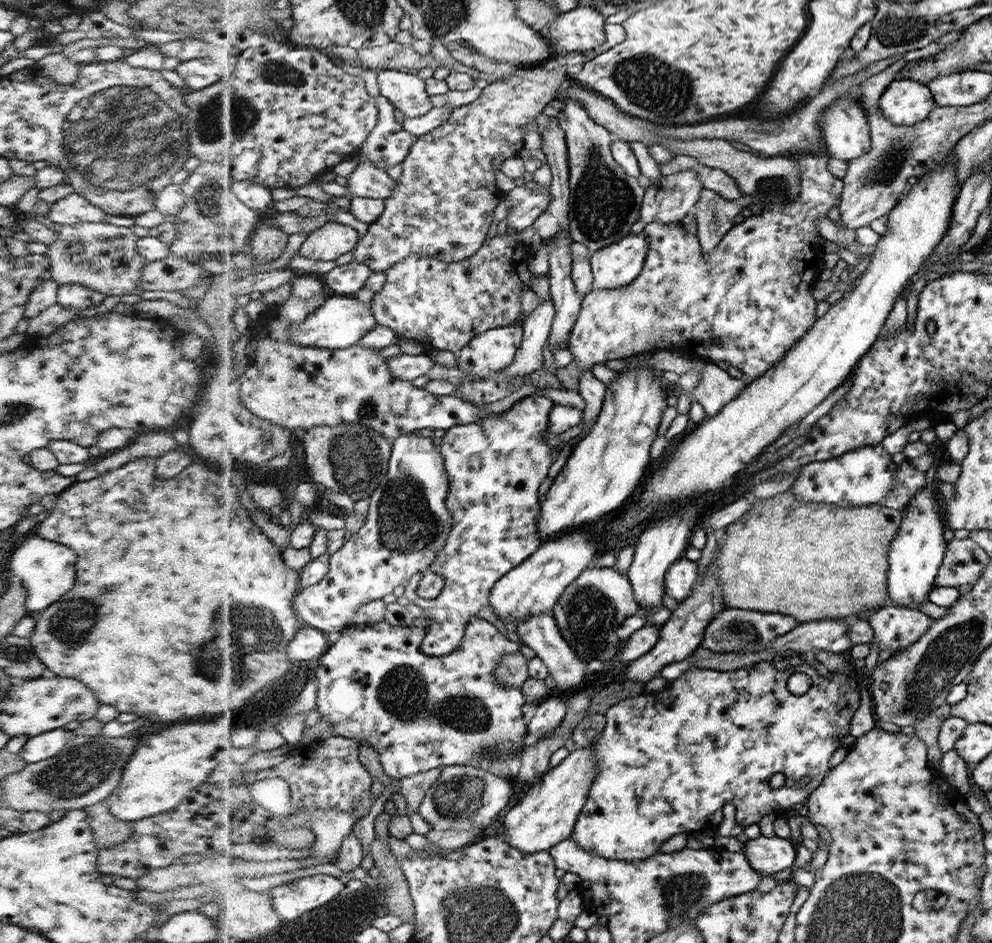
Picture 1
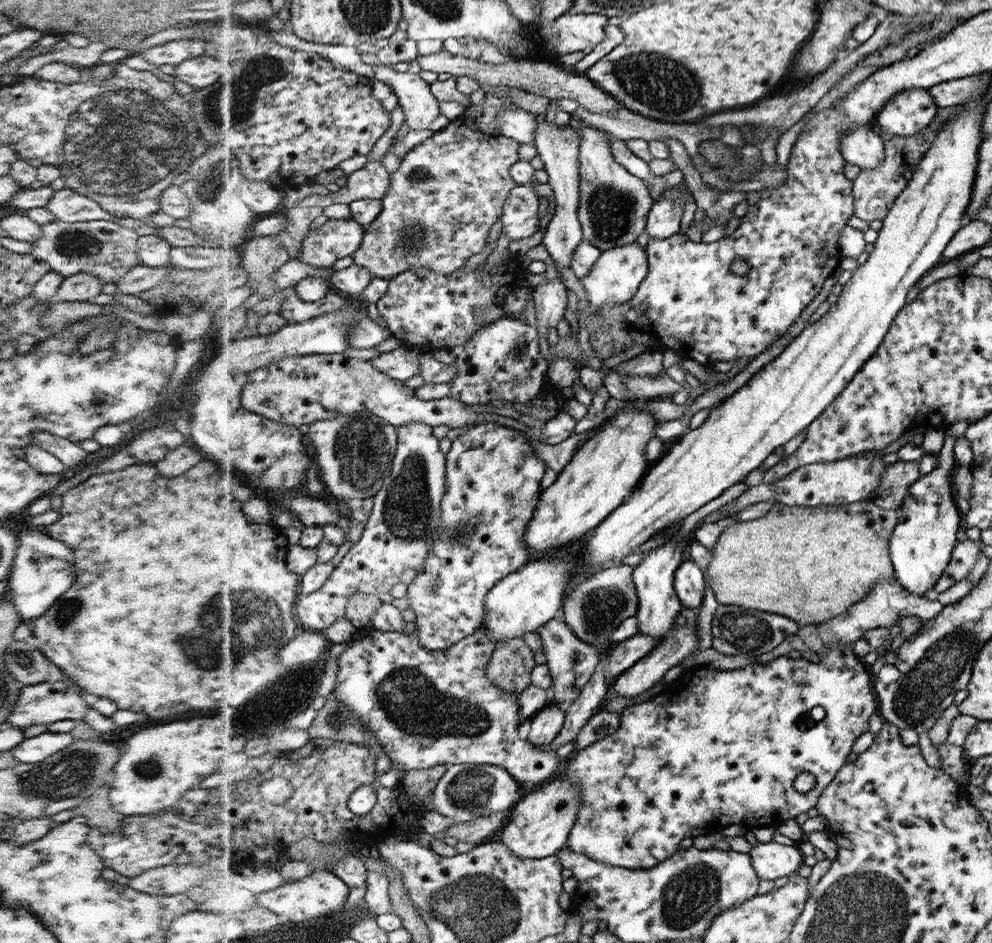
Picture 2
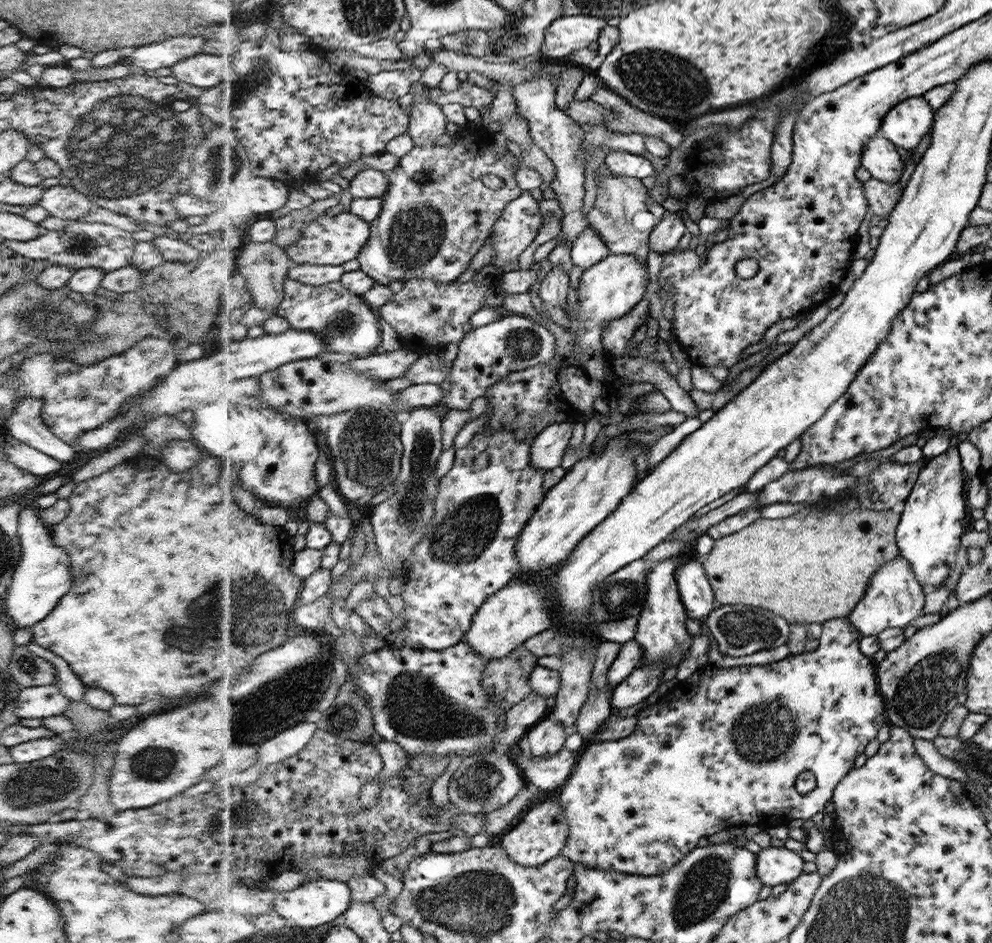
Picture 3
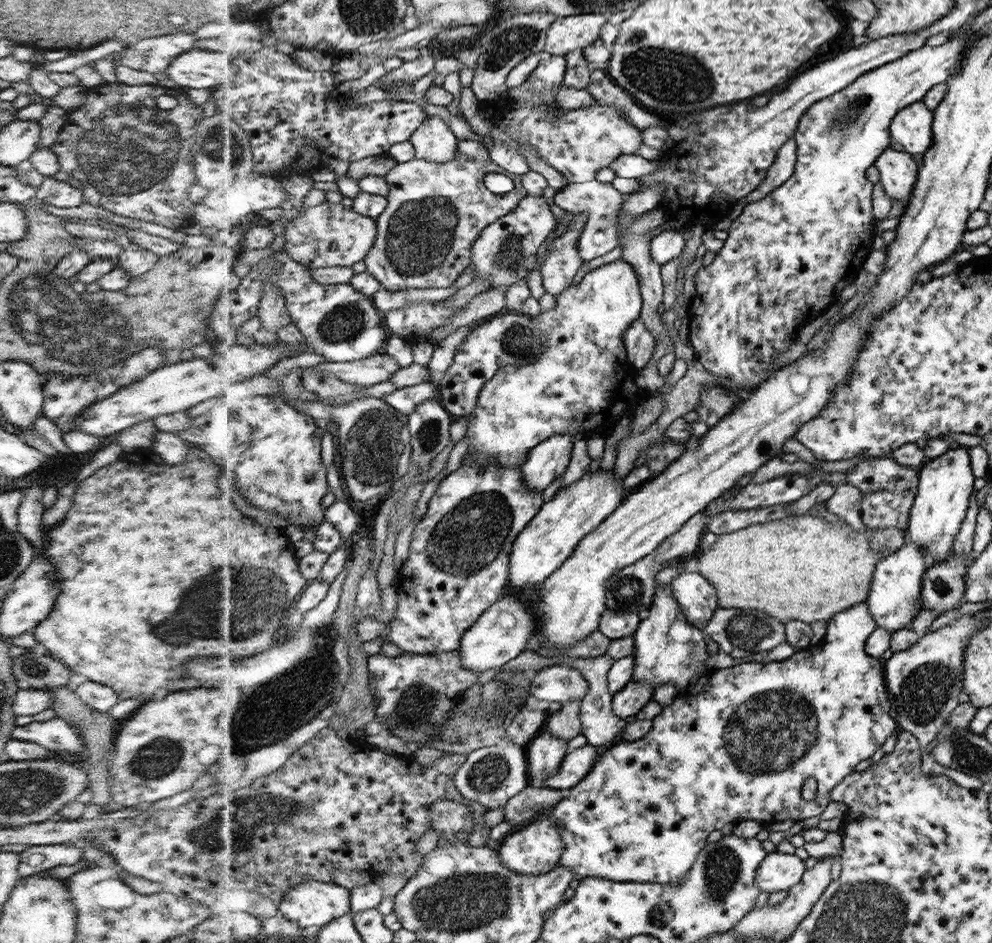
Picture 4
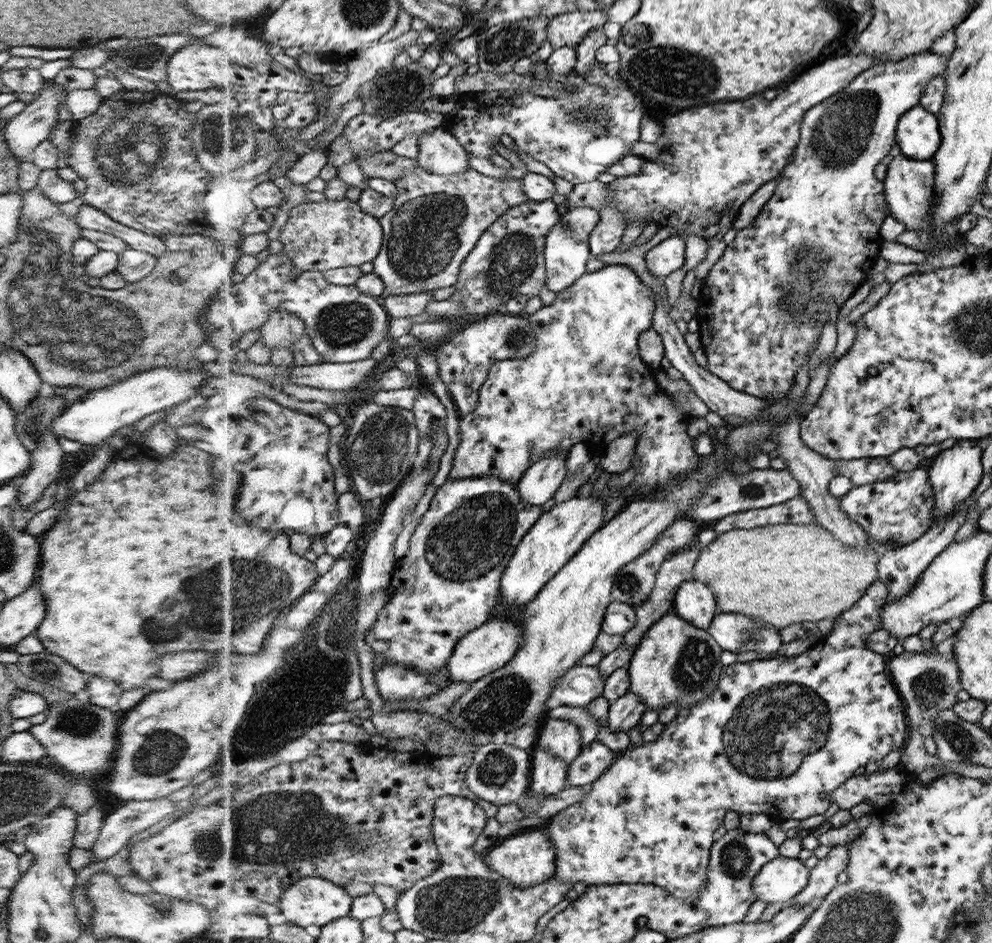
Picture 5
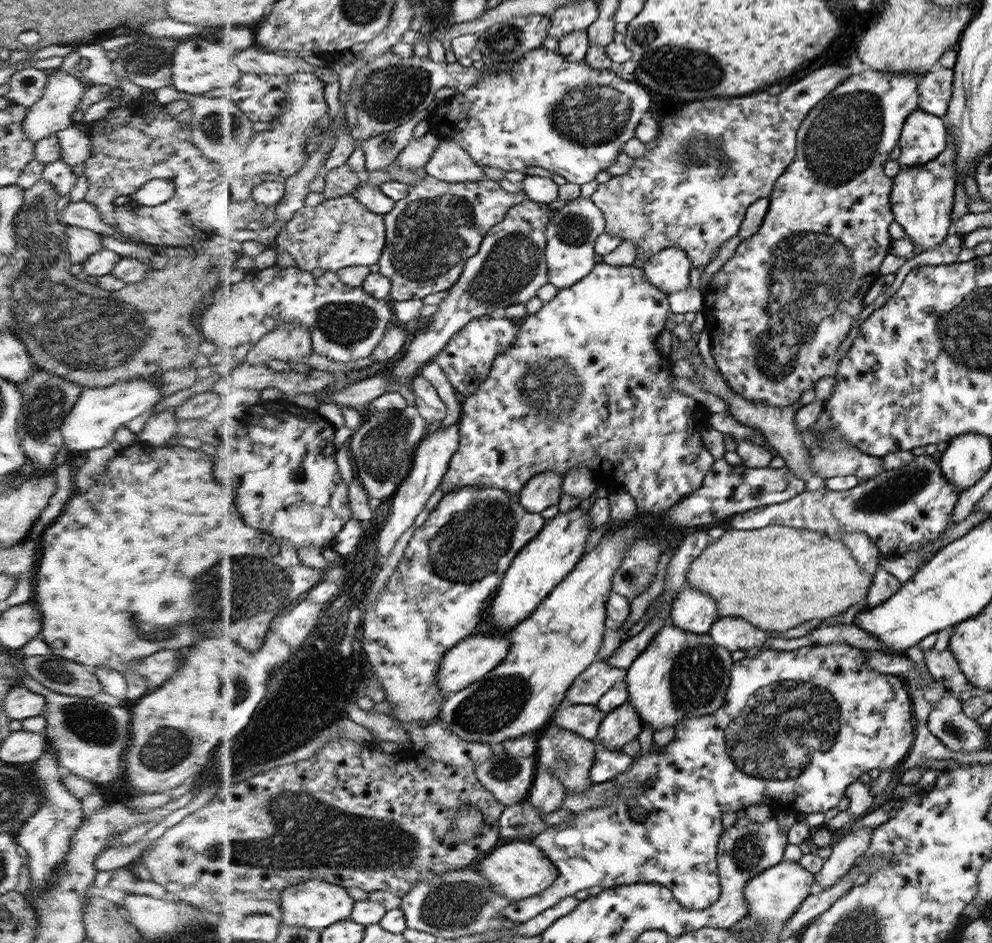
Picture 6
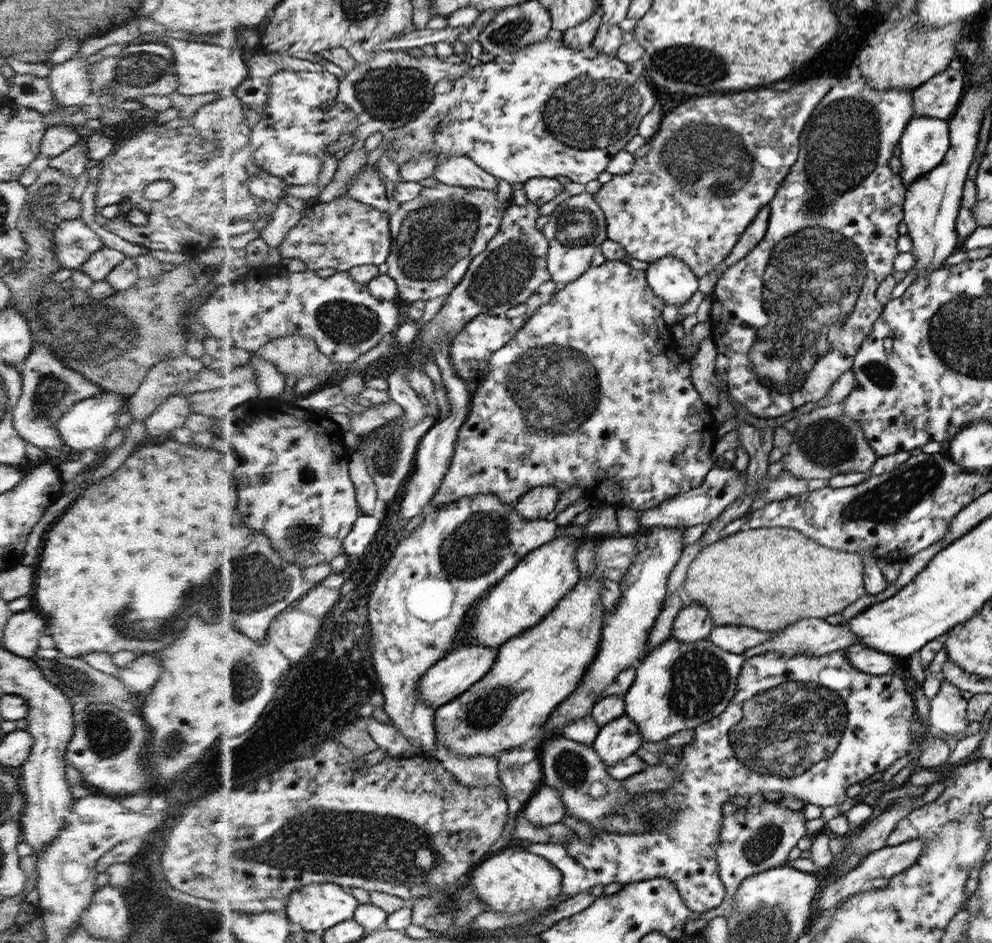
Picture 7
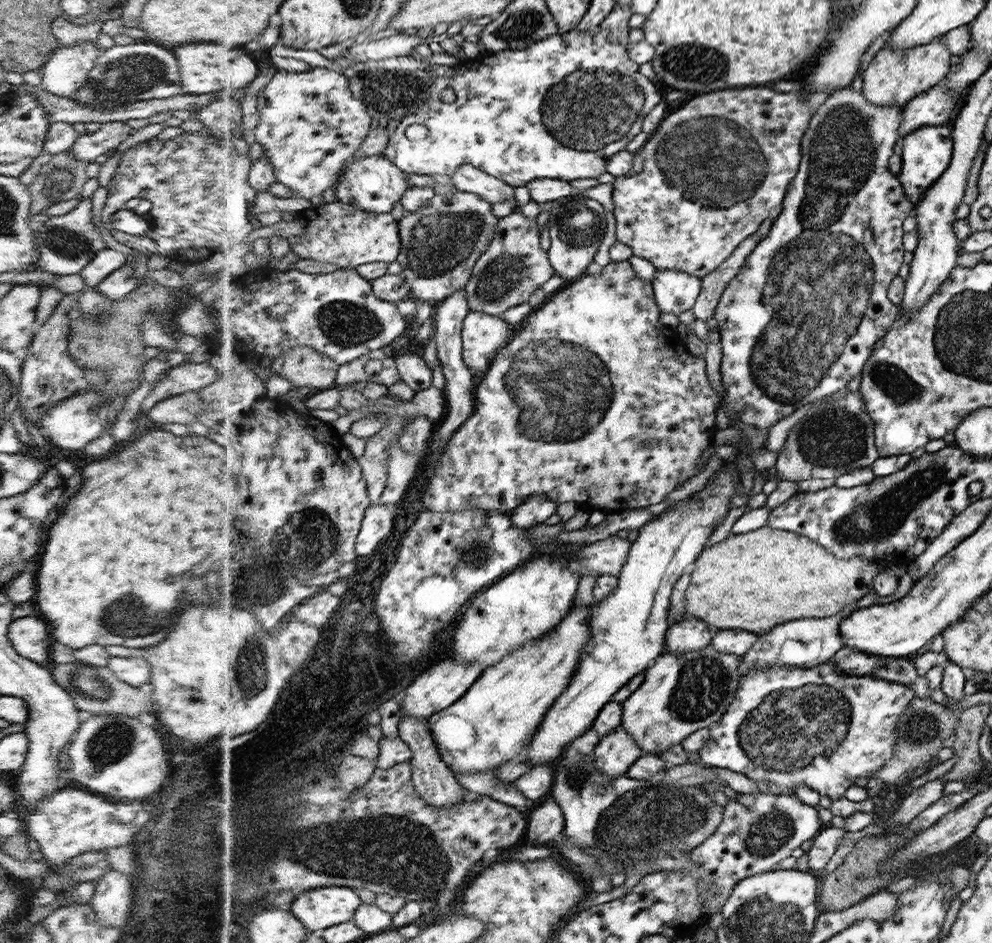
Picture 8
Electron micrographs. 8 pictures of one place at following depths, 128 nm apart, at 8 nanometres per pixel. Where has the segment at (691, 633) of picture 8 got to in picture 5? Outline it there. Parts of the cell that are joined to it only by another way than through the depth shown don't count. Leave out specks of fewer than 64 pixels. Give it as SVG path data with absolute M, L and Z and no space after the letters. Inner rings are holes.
M690 579L679 584L673 606L677 614L698 629L709 631L716 616L716 600L706 583Z

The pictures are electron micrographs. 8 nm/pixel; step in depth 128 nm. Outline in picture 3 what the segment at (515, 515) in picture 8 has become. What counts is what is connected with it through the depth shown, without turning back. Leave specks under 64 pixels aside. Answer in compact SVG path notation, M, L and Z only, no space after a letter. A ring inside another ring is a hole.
M552 423L542 429L531 443L533 466L547 471L560 467L570 438L572 438L572 424Z

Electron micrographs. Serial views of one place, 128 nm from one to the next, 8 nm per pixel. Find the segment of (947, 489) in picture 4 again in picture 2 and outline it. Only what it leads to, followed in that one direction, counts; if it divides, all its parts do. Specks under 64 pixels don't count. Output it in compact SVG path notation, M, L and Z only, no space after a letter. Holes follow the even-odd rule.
M944 432L944 444L937 455L938 467L928 474L922 474L921 477L910 487L908 495L905 496L903 504L898 508L901 514L900 521L889 541L890 556L893 558L893 574L896 575L898 582L912 594L923 595L927 590L933 588L941 578L953 558L953 548L958 544L958 534L960 522L963 514L956 507L954 497L954 488L952 482L953 470L958 466L955 462L954 449L955 437Z

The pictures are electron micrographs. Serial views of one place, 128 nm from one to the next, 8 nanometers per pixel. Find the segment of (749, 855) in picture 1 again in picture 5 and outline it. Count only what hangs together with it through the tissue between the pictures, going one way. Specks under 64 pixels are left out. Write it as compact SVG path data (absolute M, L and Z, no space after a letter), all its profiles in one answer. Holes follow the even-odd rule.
M778 855L757 874L753 890L758 900L781 901L787 906L809 884L810 871L800 859Z

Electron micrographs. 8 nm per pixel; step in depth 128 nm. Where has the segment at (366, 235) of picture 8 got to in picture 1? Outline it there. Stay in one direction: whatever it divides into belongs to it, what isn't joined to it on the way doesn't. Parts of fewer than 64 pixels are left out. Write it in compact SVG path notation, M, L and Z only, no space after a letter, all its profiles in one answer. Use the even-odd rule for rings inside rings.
M333 220L310 234L300 254L314 260L338 260L340 256L354 252L362 237L357 228Z

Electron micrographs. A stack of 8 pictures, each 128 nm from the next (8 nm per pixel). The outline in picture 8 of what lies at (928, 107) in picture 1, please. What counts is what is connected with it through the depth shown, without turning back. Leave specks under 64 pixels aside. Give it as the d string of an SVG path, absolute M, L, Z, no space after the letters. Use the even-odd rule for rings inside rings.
M921 126L909 135L902 136L901 169L897 177L901 181L910 202L916 204L921 201L926 189L934 184L949 169L953 160L953 134L946 126Z

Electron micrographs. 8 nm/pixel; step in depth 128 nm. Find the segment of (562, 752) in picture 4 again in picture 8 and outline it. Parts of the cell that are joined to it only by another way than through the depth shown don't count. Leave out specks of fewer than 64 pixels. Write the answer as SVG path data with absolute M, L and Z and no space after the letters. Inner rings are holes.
M546 796L527 813L529 828L526 829L527 846L545 845L560 836L565 829L565 818L559 804L552 796Z

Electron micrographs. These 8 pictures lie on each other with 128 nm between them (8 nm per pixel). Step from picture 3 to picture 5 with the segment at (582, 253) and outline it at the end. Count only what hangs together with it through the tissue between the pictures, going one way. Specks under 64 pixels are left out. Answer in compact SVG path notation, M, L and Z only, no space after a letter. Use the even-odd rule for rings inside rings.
M596 179L589 183L574 185L565 199L570 209L588 206L599 210L600 221L592 230L592 236L588 242L589 249L595 256L608 254L617 249L625 229L623 214L614 205L607 205L605 201L609 196L611 196L611 190L608 185Z

